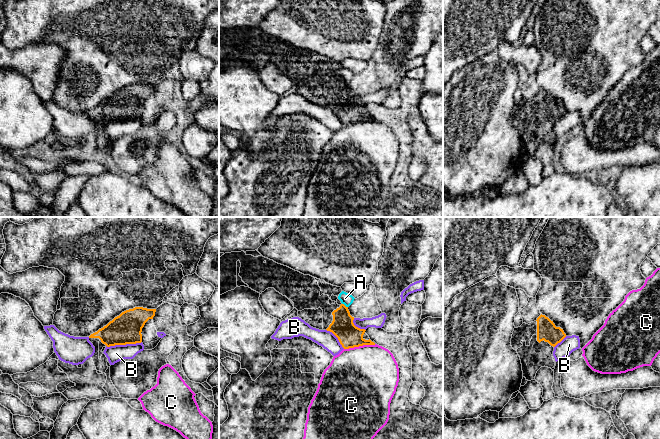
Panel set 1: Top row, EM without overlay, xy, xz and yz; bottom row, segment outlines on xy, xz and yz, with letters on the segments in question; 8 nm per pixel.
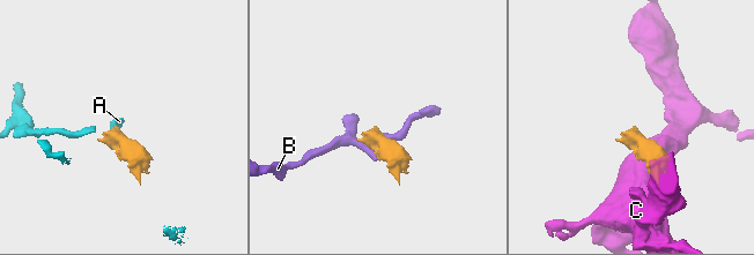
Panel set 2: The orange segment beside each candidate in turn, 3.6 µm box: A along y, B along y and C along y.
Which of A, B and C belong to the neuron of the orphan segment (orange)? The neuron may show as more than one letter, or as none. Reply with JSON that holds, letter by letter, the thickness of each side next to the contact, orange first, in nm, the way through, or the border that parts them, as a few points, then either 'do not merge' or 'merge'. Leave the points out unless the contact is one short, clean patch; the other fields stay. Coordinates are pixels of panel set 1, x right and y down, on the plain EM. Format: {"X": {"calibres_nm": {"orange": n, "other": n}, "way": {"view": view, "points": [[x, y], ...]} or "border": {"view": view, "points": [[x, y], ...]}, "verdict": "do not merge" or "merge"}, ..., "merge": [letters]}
{"A": {"calibres_nm": {"orange": 190, "other": 90}, "border": {"view": "xz", "points": [[342, 79], [347, 83]]}, "verdict": "do not merge"}, "B": {"calibres_nm": {"orange": 240, "other": 130}, "verdict": "do not merge"}, "C": {"calibres_nm": {"orange": 190, "other": 480}, "verdict": "do not merge"}, "merge": []}

